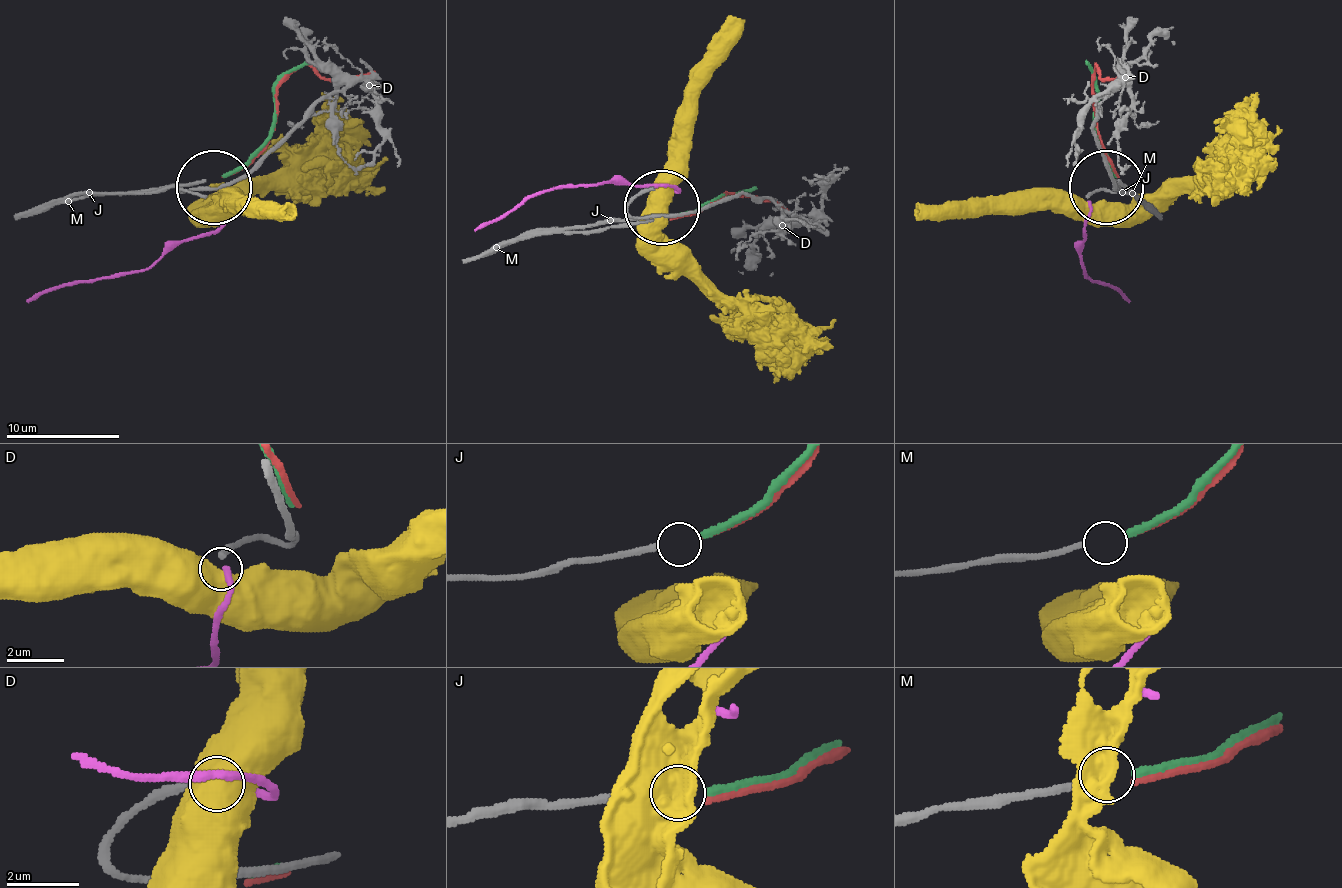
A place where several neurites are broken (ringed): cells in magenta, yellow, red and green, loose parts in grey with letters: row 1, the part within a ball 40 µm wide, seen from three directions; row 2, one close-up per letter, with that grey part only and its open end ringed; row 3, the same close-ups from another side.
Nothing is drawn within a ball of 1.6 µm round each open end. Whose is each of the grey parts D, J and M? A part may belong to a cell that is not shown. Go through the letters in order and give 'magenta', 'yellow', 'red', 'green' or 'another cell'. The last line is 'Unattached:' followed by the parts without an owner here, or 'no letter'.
D: magenta
J: green
M: red
Unattached: no letter

